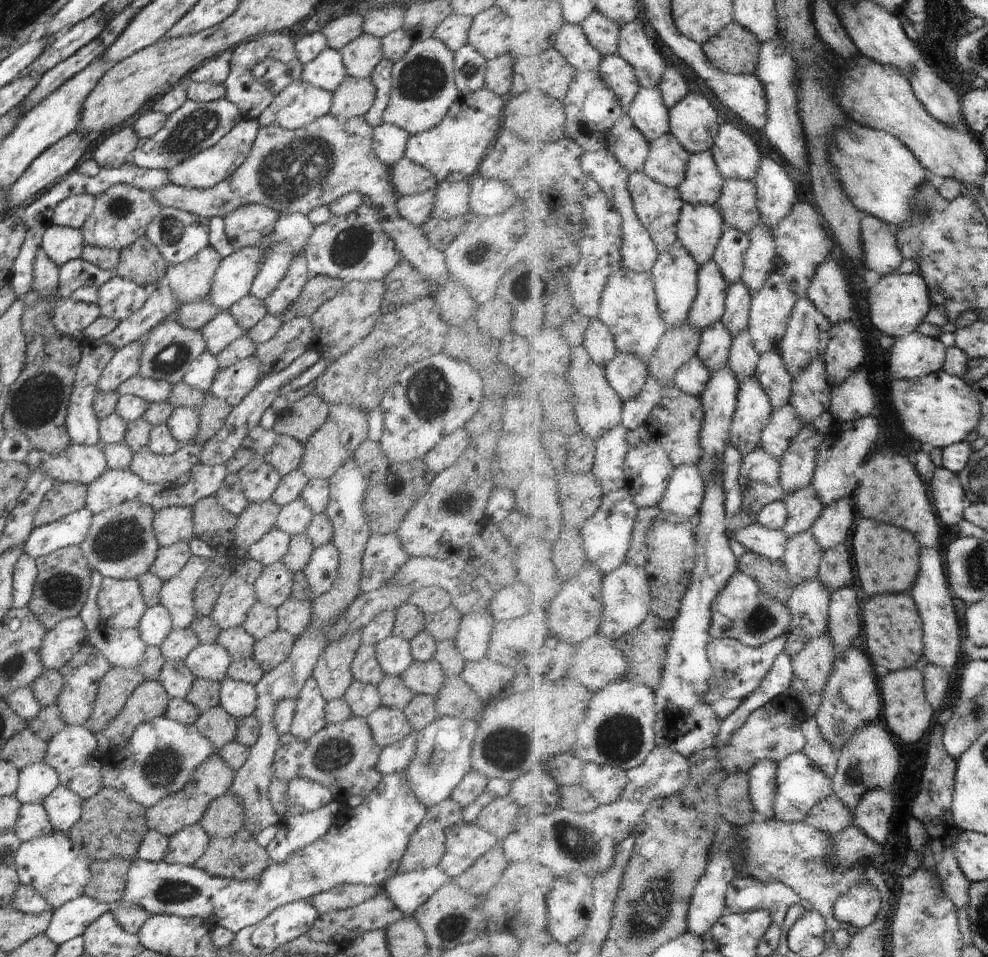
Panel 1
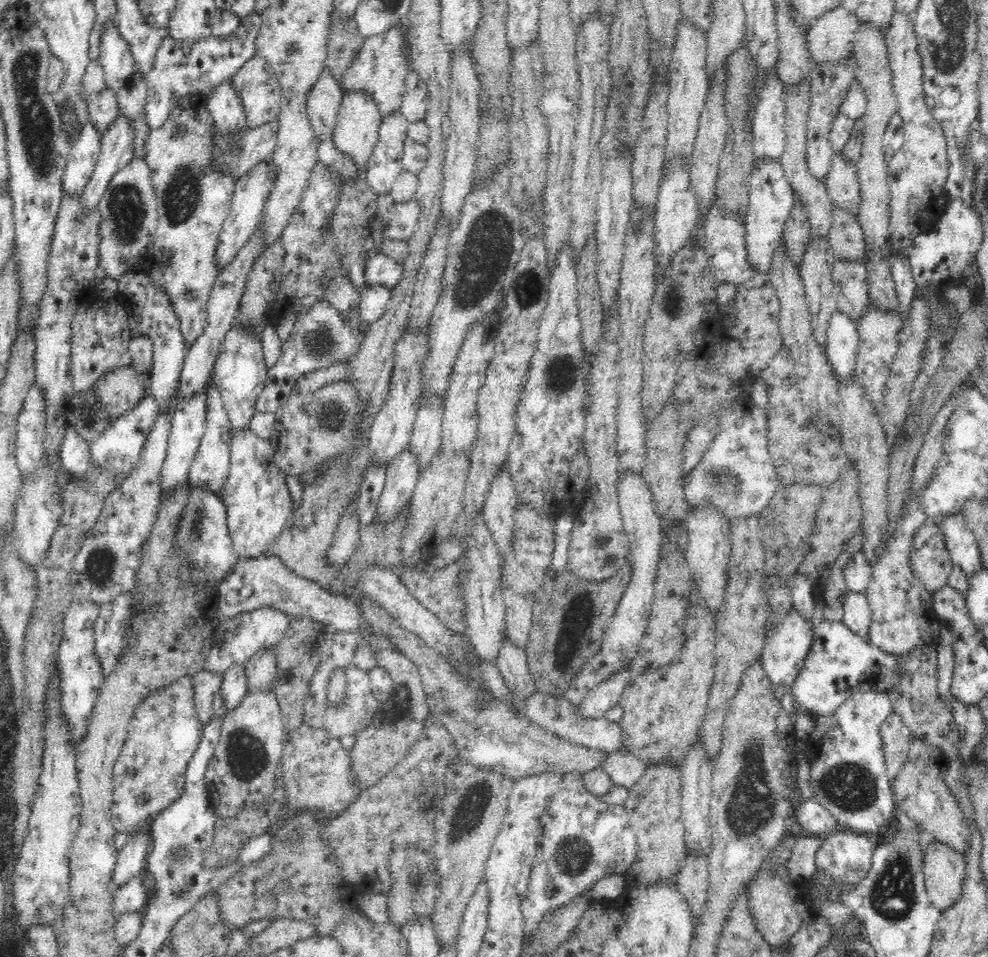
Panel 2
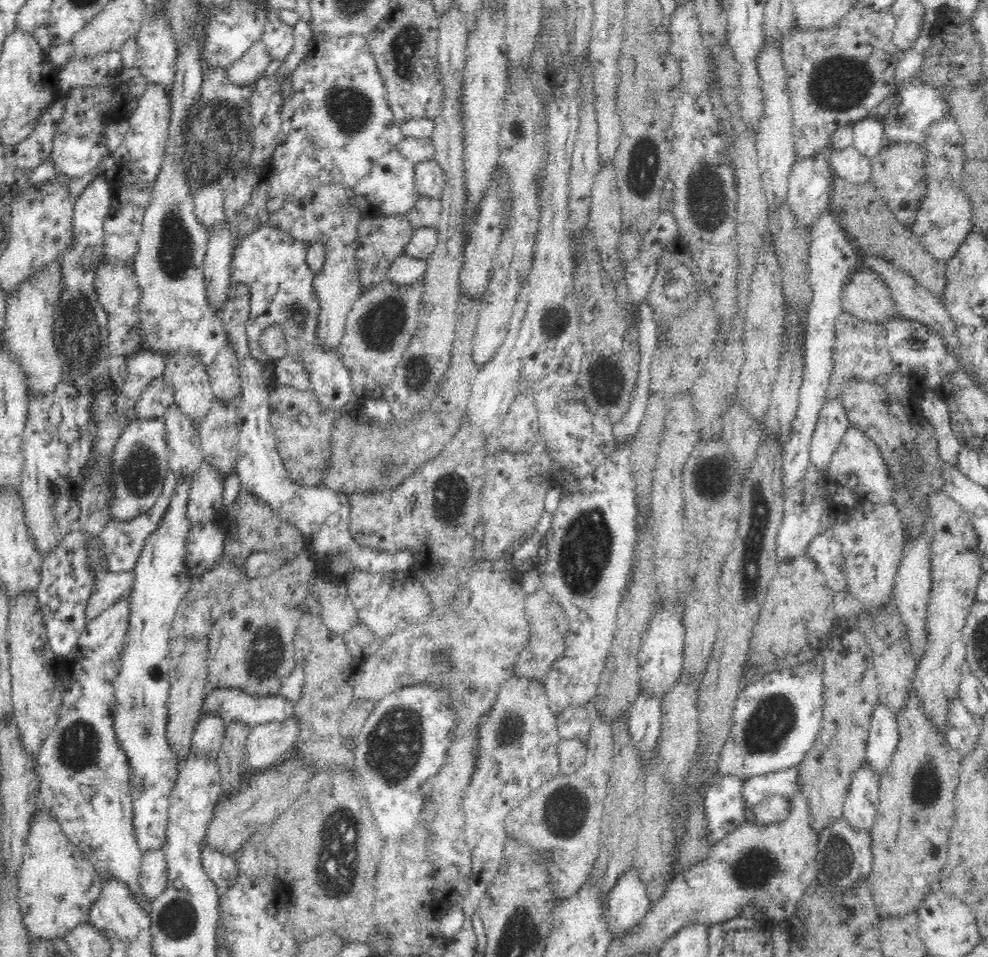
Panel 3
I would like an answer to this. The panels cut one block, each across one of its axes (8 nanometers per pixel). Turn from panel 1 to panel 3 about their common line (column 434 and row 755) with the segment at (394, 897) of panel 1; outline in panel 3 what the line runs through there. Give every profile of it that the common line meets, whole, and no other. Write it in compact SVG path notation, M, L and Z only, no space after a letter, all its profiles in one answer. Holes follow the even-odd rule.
M878 703L872 709L867 738L867 766L878 775L885 772L892 760L898 741L899 730L896 714L890 707Z

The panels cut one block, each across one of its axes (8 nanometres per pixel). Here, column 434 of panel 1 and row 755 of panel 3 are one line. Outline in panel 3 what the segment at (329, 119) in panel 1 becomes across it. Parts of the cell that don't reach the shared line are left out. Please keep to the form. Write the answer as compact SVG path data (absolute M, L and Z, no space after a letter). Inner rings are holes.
M292 716L286 722L272 721L251 729L246 744L251 775L280 762L294 751L299 727L298 720Z

